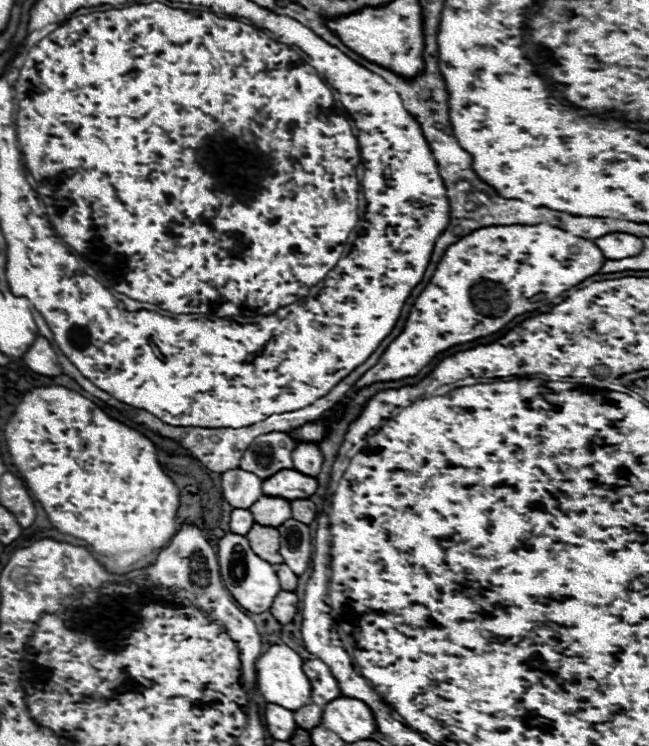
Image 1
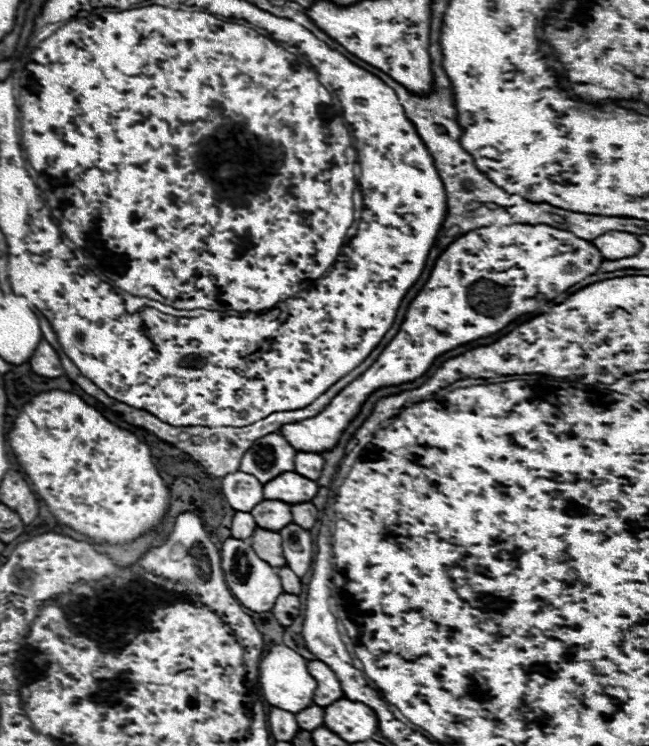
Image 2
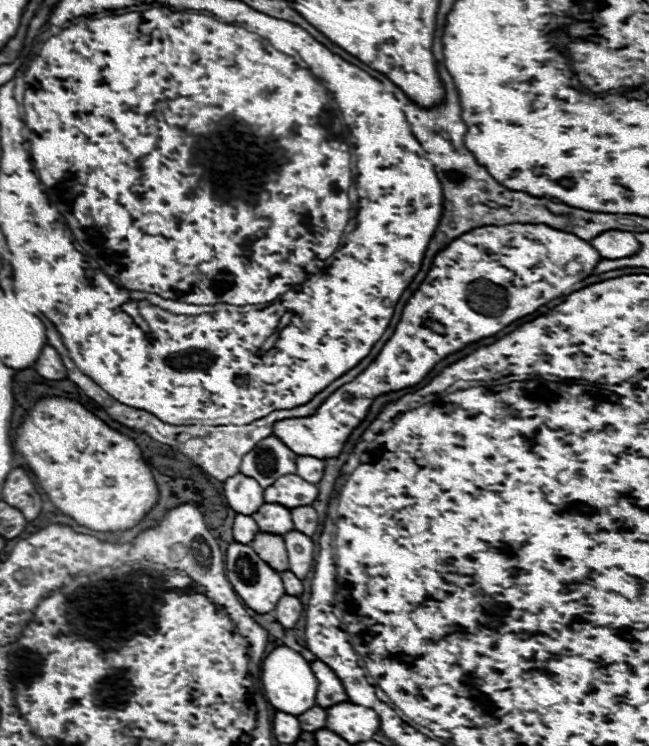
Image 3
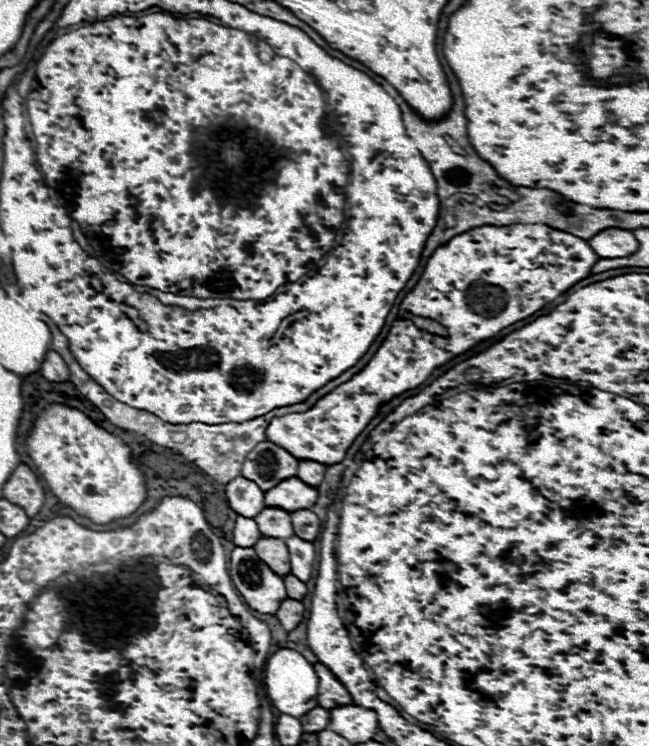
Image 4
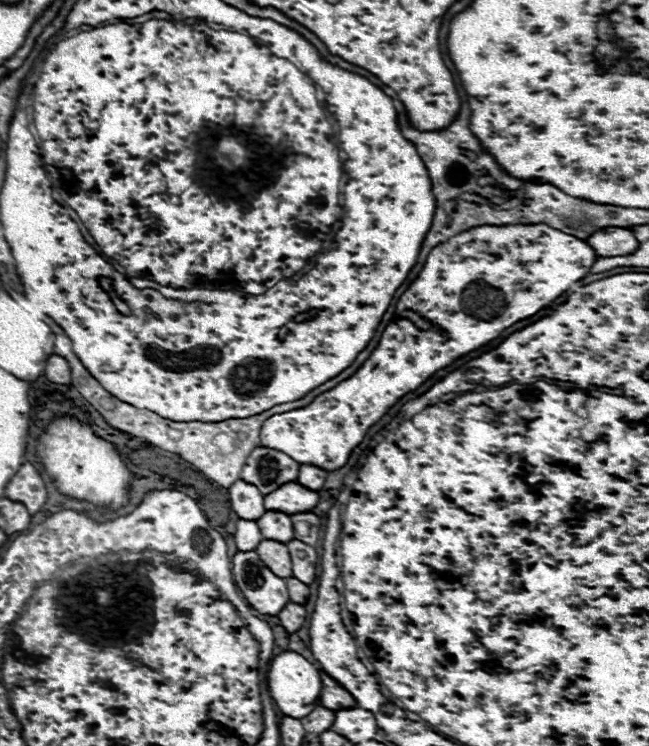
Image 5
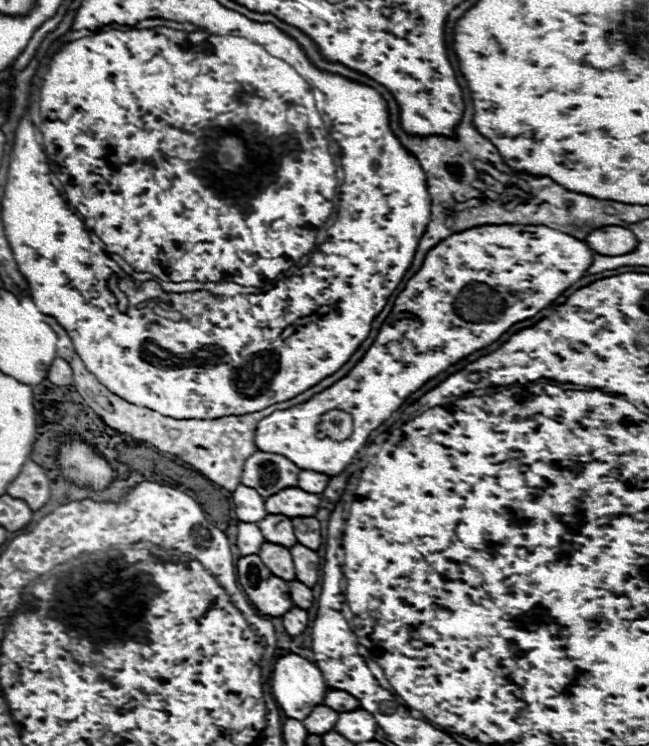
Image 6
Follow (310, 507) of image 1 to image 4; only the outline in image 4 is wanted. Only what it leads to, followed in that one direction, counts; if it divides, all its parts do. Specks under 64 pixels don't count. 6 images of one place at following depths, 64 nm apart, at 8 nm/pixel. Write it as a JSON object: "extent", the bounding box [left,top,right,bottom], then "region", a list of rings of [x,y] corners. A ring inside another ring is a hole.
{"extent":[292,510,320,542],"region":[[[310,510],[292,512],[292,524],[294,524],[294,534],[306,538],[308,542],[314,542],[320,534],[320,520]]]}

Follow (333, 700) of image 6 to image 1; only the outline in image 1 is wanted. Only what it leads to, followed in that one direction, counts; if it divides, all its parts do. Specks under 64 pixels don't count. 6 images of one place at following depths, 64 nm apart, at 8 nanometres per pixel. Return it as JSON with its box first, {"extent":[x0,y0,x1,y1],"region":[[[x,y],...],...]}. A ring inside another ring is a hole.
{"extent":[304,660,342,706],"region":[[[306,660],[304,672],[312,682],[312,702],[324,706],[342,696],[336,678],[332,676],[330,668],[322,660]]]}

